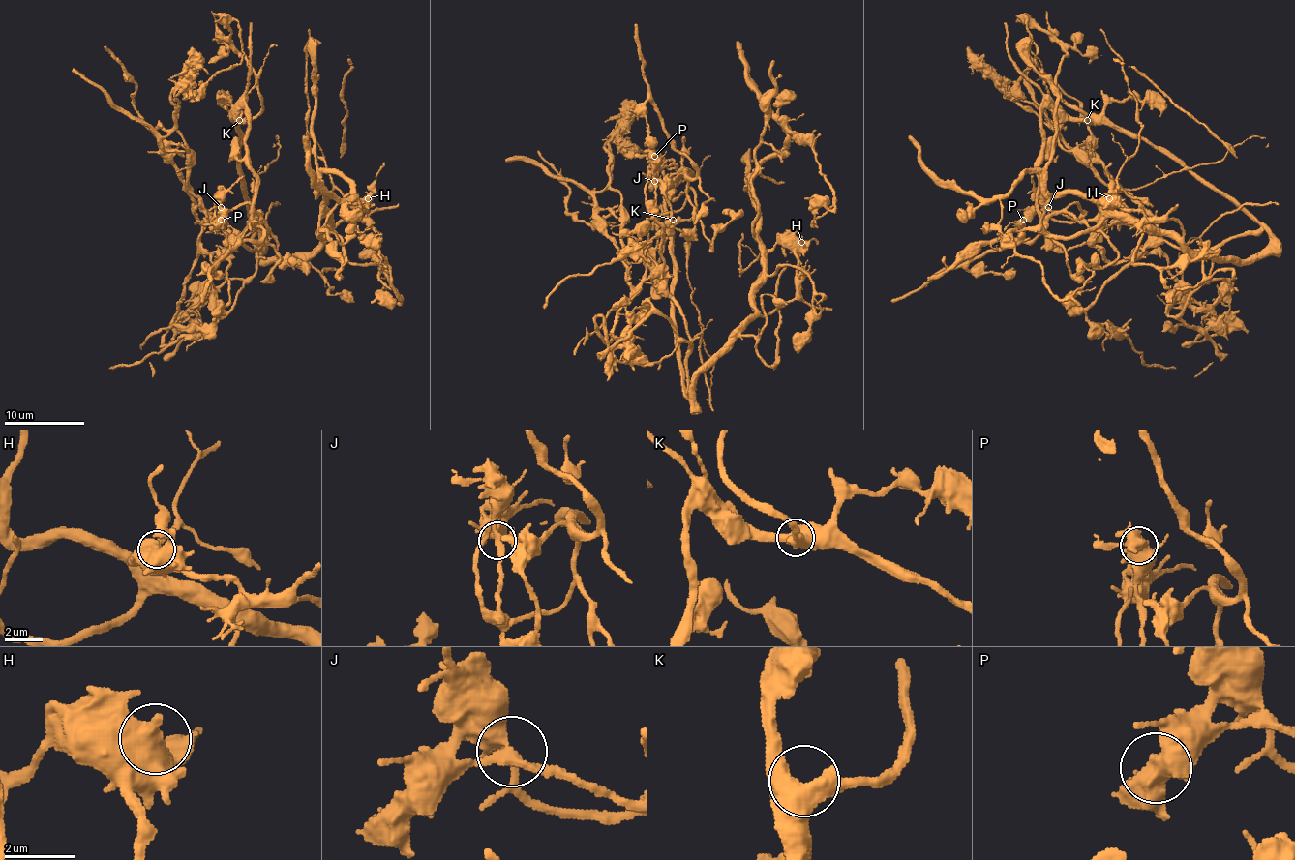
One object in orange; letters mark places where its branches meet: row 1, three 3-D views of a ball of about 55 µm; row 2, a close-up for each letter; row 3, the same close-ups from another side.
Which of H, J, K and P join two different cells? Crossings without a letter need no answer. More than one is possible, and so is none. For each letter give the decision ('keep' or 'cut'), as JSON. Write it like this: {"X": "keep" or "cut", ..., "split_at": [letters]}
{"H": "keep", "J": "cut", "K": "keep", "P": "keep", "split_at": ["J"]}

